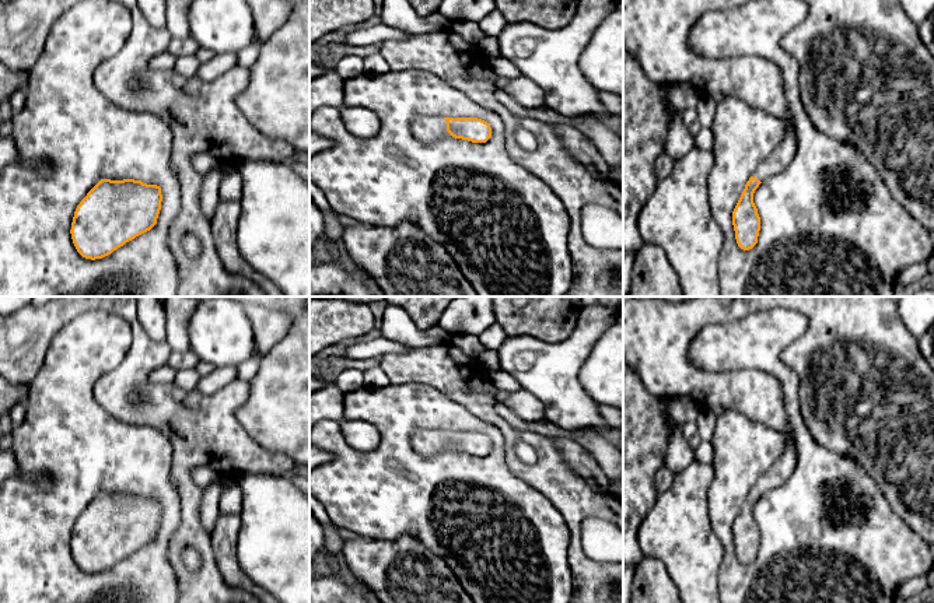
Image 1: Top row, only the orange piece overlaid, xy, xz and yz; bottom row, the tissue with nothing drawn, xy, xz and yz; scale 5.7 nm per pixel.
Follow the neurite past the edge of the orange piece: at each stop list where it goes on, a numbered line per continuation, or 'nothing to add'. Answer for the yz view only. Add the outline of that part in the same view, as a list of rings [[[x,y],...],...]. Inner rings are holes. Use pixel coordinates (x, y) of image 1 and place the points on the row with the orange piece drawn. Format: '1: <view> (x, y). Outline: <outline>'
1: yz (656, 32). Outline: [[[623,0],[623,45],[658,85],[689,84],[699,95],[735,97],[788,123],[784,140],[752,172],[763,182],[783,171],[797,151],[783,73],[765,57],[702,56],[688,46],[692,27],[707,13],[739,7],[751,0]]]

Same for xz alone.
1: xz (424, 128). Outline: [[[417,116],[410,129],[417,140],[431,144],[440,132],[447,132],[447,122],[442,116]]]

